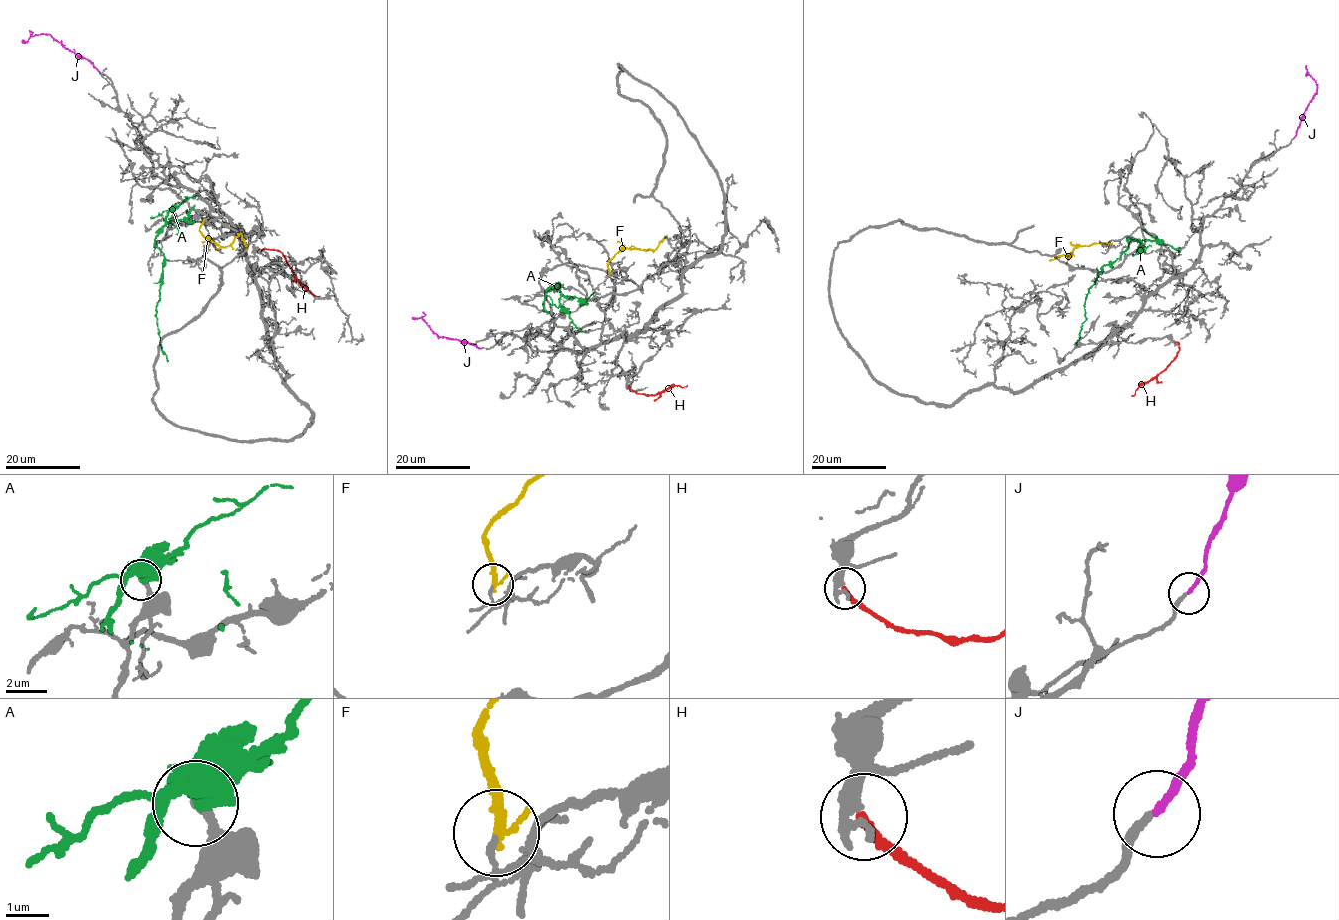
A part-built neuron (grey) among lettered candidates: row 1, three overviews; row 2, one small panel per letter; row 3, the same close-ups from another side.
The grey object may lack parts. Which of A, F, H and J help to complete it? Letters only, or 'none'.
J

